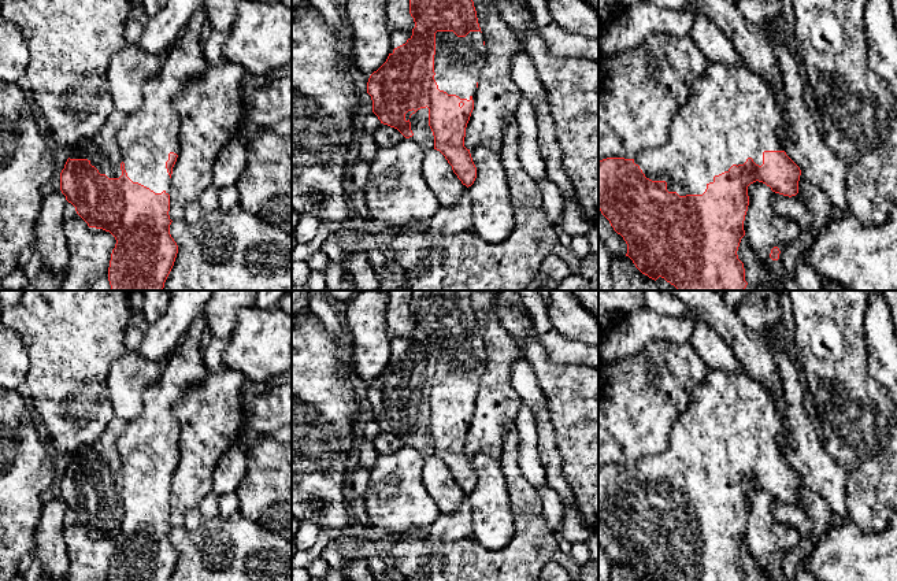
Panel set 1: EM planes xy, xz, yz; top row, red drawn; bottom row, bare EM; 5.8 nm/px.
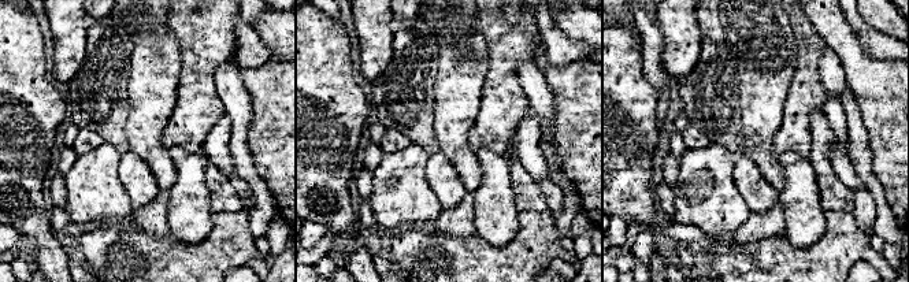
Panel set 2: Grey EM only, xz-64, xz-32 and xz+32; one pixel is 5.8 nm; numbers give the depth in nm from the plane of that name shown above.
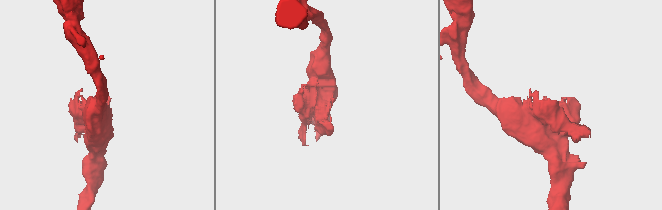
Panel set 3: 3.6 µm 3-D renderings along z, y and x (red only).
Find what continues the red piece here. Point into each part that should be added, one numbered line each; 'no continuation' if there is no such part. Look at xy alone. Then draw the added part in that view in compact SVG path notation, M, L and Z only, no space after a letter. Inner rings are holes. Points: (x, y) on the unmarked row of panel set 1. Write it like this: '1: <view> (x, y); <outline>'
1: xy (147, 443); M201 311L175 345L160 377L142 391L140 414L126 421L116 440L127 484L155 500L164 497L170 502L166 469L170 459L179 459L181 429L173 407L207 377L201 347L205 326L207 318Z

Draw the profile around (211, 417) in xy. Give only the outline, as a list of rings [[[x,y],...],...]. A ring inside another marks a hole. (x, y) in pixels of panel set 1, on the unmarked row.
[[[207,371],[201,385],[189,389],[173,407],[179,422],[179,459],[170,485],[170,526],[184,526],[189,508],[196,507],[212,491],[214,471],[220,456],[242,443],[242,425],[247,421],[248,401],[242,396],[247,377],[240,371]]]

